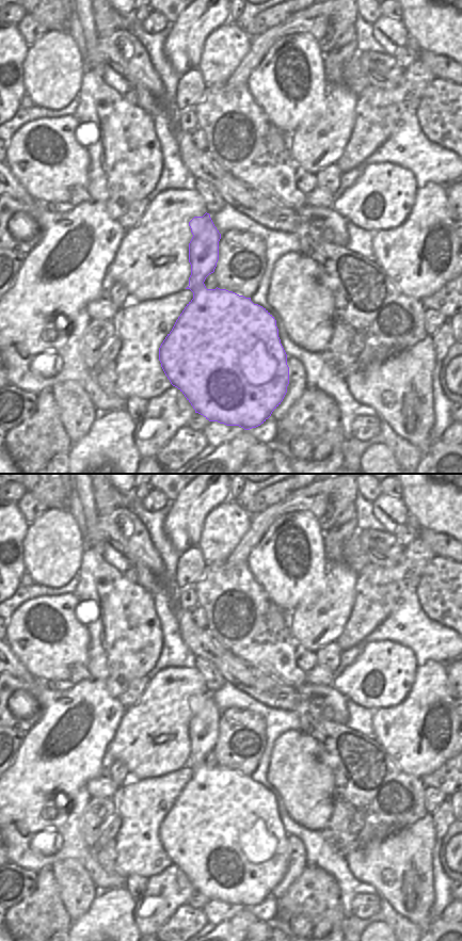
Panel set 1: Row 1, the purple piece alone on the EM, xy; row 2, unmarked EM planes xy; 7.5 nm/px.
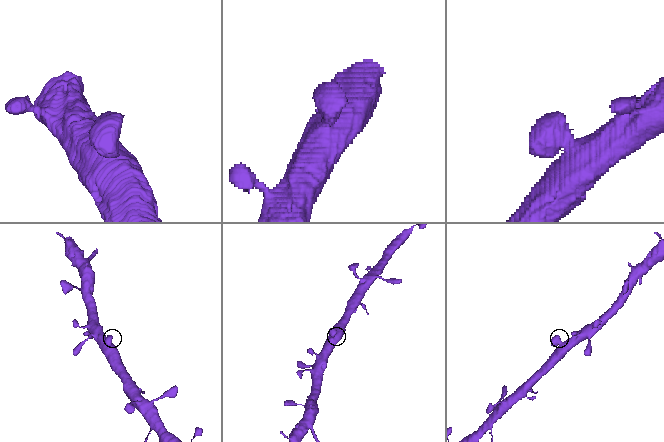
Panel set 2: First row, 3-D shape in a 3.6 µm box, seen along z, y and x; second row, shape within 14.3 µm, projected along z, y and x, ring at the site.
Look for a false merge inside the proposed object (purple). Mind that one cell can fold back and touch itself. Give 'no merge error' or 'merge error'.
no merge error

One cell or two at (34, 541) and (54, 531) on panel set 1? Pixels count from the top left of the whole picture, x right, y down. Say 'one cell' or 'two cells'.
one cell

